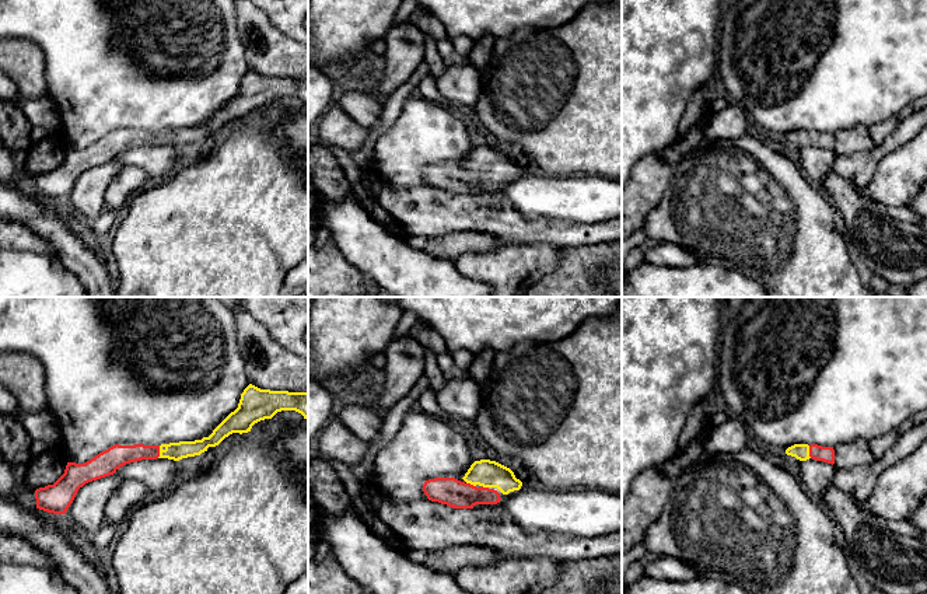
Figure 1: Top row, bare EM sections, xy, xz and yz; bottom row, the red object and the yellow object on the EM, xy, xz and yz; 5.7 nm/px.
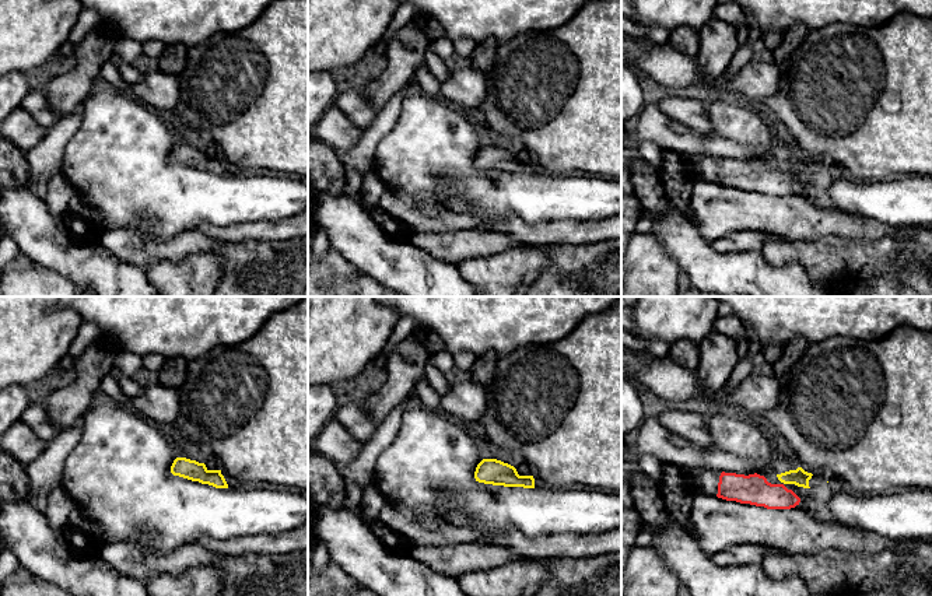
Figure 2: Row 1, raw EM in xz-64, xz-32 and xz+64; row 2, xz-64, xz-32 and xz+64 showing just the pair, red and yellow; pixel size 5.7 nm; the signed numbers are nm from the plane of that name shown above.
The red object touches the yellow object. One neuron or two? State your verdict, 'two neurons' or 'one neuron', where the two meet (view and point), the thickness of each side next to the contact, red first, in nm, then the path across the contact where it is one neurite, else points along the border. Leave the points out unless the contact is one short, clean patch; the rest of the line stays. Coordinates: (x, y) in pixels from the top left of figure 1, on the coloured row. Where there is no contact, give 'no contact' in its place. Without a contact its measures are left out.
one neuron; contact xy (158, 451); calibres 130 and 100 nm; way xy (116, 456), (158, 451), (175, 451)

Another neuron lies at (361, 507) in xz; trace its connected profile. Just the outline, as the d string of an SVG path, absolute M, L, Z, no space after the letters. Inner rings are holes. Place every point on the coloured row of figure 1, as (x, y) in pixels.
M374 481L361 485L361 493L354 500L353 511L370 527L370 530L379 538L386 539L392 531L382 524L378 516L371 510L370 492L377 489Z

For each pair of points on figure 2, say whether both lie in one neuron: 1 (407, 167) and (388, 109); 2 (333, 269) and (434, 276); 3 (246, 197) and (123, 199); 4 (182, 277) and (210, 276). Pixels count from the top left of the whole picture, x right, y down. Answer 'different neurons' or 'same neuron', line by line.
1: different neurons
2: different neurons
3: same neuron
4: same neuron

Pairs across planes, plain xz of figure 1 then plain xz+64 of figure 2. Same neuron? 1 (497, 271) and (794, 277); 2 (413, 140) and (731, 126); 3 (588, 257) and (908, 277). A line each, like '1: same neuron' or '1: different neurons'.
1: different neurons
2: same neuron
3: same neuron

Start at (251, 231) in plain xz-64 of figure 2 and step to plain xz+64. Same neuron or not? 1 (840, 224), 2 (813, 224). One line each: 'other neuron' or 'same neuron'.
1: same neuron
2: same neuron

